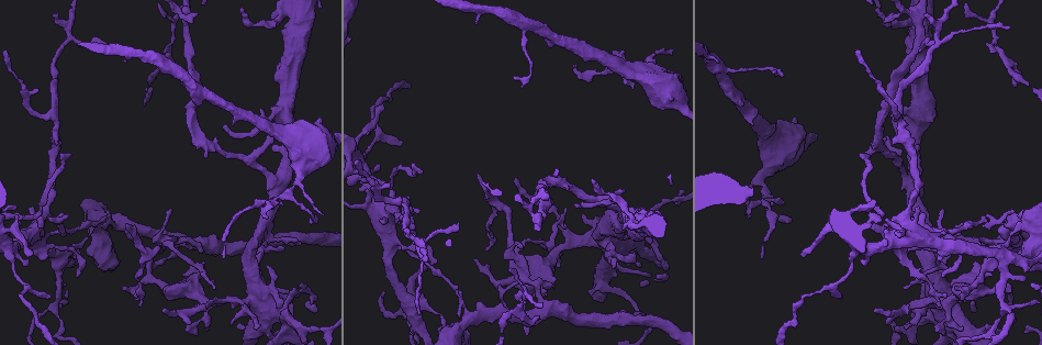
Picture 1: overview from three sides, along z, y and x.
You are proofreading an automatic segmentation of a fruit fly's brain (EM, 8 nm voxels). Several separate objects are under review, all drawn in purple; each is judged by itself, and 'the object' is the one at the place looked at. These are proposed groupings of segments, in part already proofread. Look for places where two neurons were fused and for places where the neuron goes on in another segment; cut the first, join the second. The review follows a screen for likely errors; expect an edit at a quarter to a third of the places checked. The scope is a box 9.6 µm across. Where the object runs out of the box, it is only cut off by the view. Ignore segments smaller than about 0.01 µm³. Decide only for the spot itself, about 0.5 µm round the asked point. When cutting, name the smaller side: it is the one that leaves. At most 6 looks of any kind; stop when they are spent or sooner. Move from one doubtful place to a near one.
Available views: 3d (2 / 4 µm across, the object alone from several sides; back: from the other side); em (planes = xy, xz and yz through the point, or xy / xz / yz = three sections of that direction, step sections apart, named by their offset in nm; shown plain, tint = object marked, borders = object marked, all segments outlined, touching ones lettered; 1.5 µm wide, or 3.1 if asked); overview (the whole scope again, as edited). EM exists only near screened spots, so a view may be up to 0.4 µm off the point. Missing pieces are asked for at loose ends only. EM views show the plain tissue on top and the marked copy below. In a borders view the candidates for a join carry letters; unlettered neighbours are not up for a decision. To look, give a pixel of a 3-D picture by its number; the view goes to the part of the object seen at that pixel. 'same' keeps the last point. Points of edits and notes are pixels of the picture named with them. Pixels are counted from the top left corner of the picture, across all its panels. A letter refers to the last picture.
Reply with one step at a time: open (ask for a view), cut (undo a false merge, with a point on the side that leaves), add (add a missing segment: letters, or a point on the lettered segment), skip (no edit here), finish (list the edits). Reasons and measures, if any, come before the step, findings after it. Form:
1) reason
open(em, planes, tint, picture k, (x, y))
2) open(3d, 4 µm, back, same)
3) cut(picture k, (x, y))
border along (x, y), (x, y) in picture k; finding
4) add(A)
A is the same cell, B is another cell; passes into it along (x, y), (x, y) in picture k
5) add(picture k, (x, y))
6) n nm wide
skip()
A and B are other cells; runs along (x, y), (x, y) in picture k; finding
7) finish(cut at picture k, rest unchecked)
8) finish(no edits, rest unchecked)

free end
open(em, yz, step 8, borders, picture 1, (761, 258))

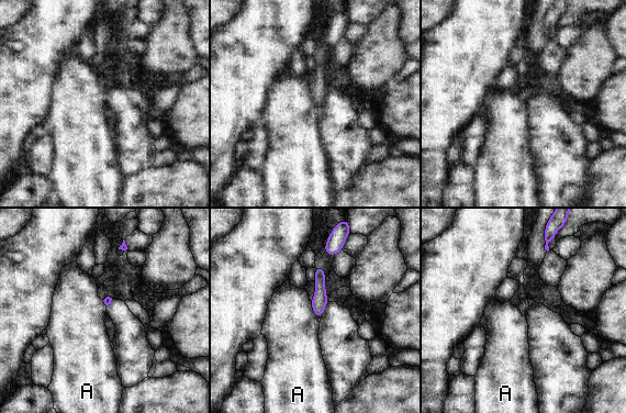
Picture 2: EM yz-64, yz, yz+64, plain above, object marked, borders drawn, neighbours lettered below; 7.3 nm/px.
skip()
A is another cell; none of them fits

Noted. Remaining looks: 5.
open(em, planes, borders, picture 1, (909, 322))

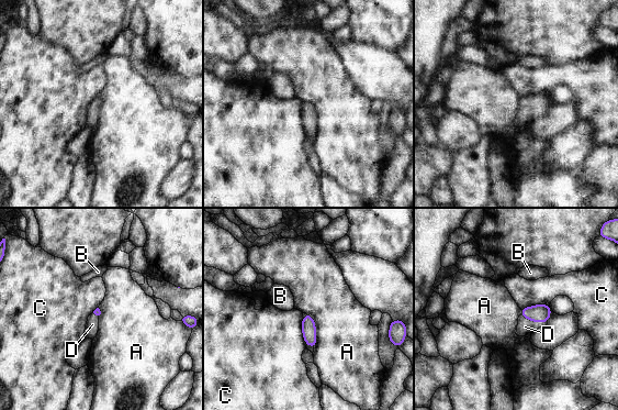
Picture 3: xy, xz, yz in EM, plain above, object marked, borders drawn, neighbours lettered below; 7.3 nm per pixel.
A touches over 280 nm
add(D)
D is the same cell, A, B and C are other cells; passes into it along (538, 312), (534, 321), (525, 327) in picture 3; the neuron continues

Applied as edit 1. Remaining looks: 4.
see it whole again
open(overview)

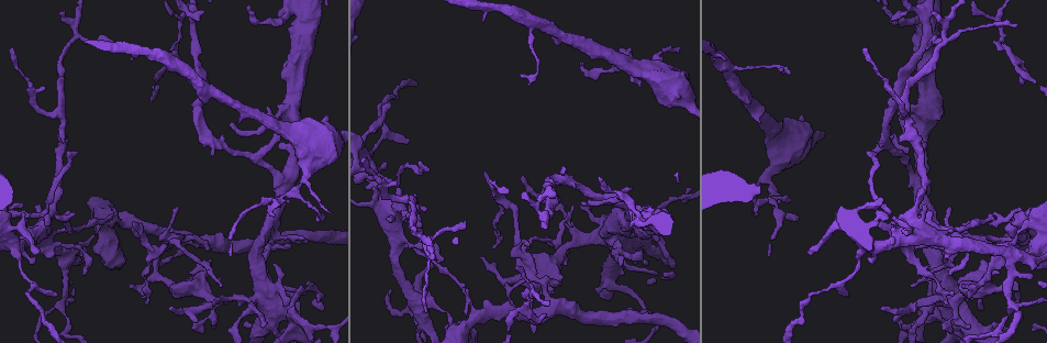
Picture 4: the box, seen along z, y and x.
an open end
open(3d, 2 µm, back, picture 4, (291, 247))

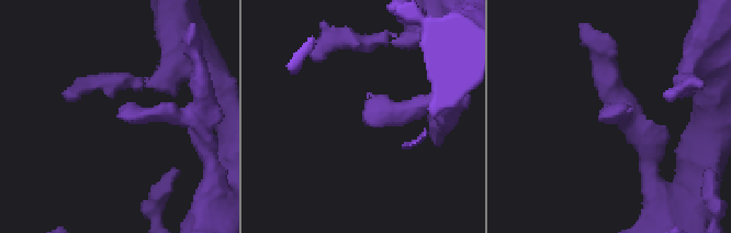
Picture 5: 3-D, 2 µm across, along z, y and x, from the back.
open(em, planes, borders, picture 5, (121, 112))

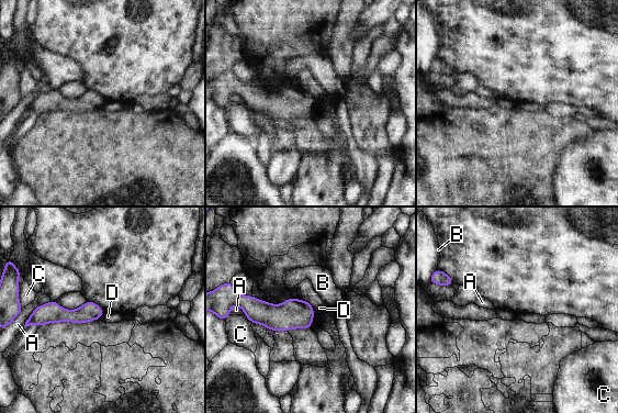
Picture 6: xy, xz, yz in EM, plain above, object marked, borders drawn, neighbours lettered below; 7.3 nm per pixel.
skip()
A, B, C and D are other cells; border along (295, 298), (307, 301), (315, 313) in picture 6; no lettered segment goes on from it

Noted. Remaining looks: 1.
finish(add at picture 3, rest unchecked)

